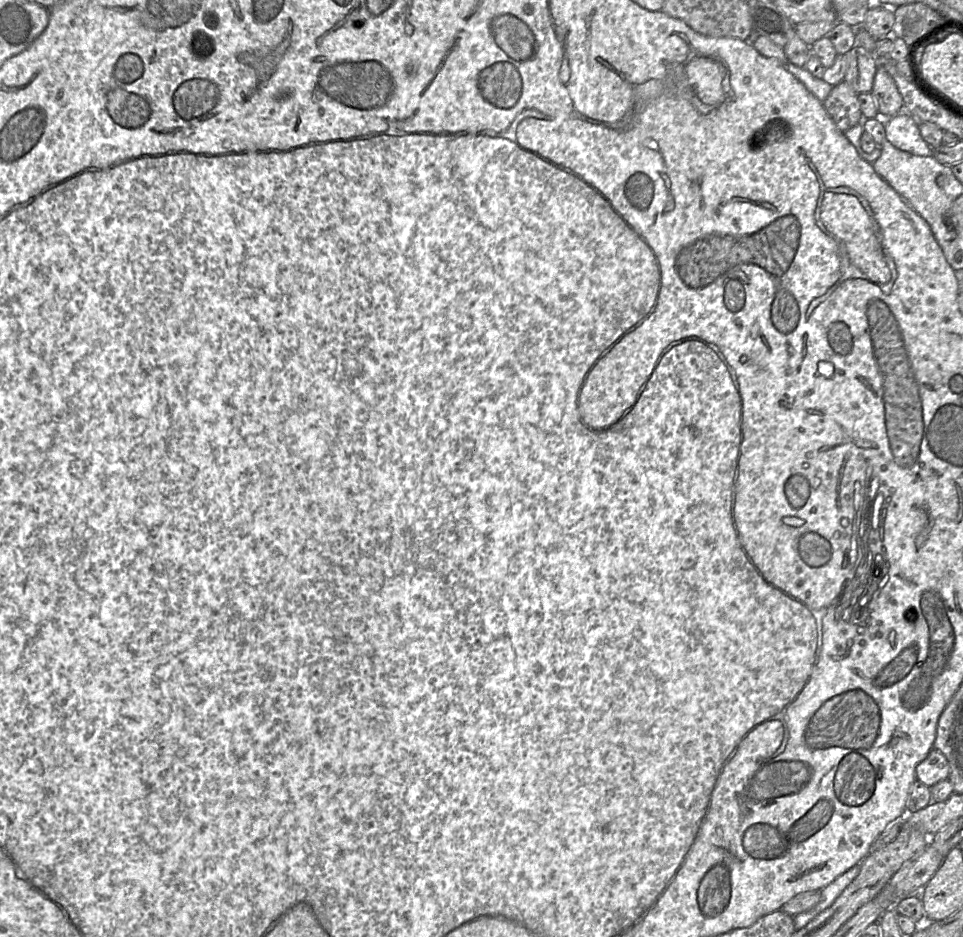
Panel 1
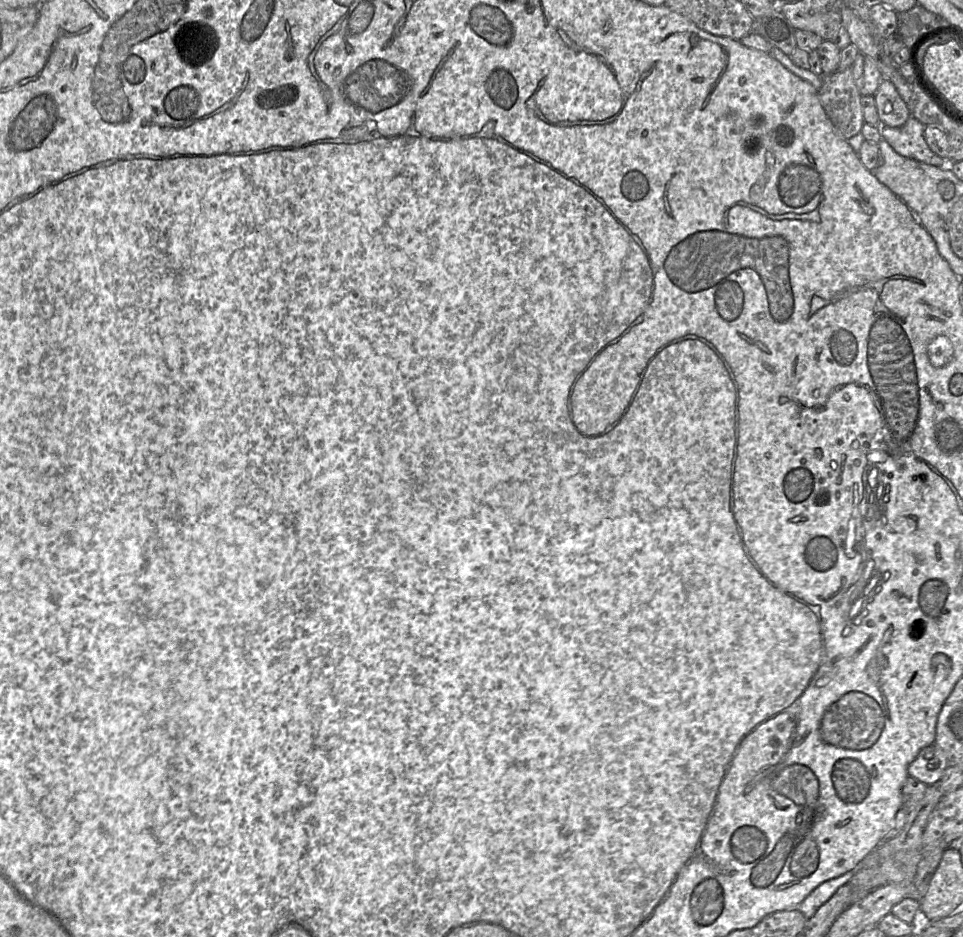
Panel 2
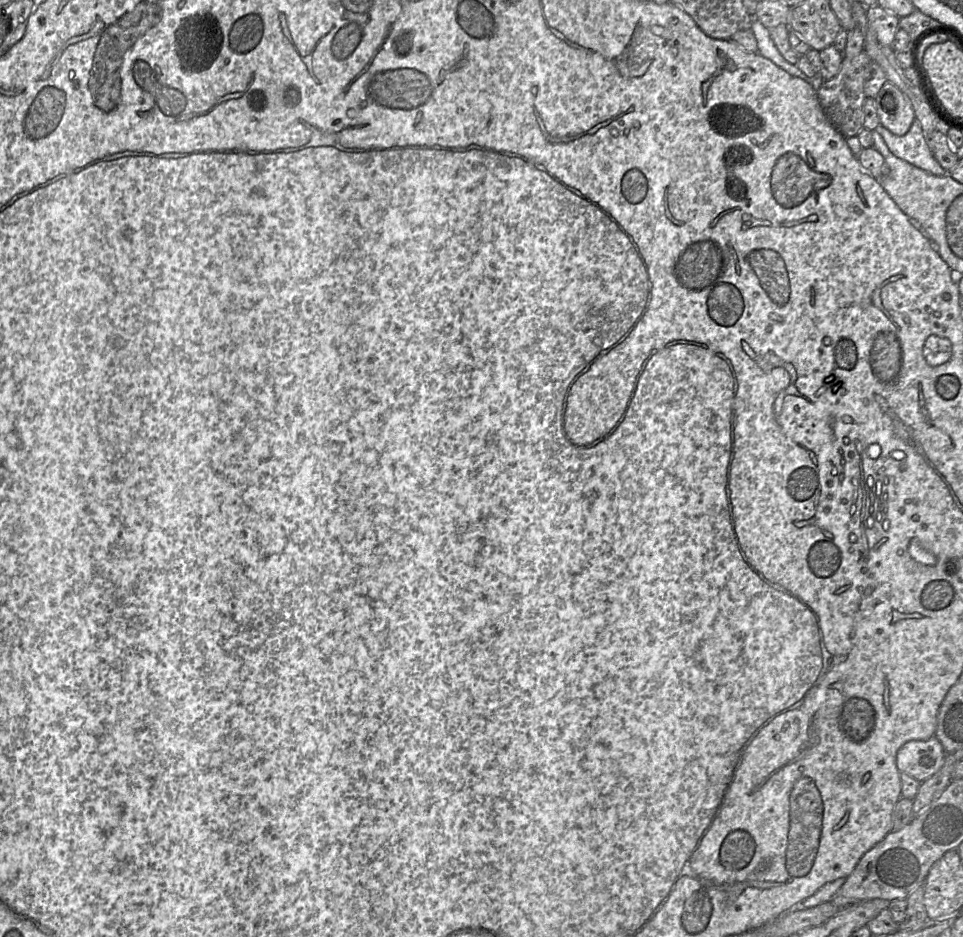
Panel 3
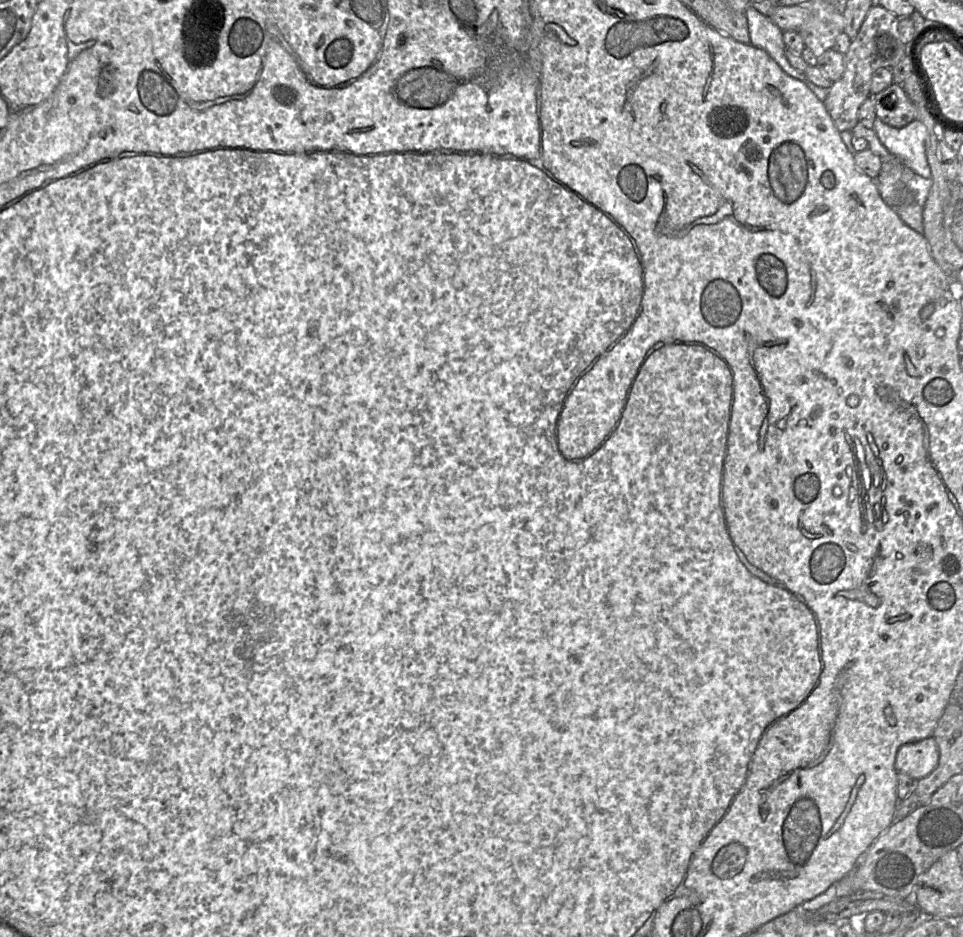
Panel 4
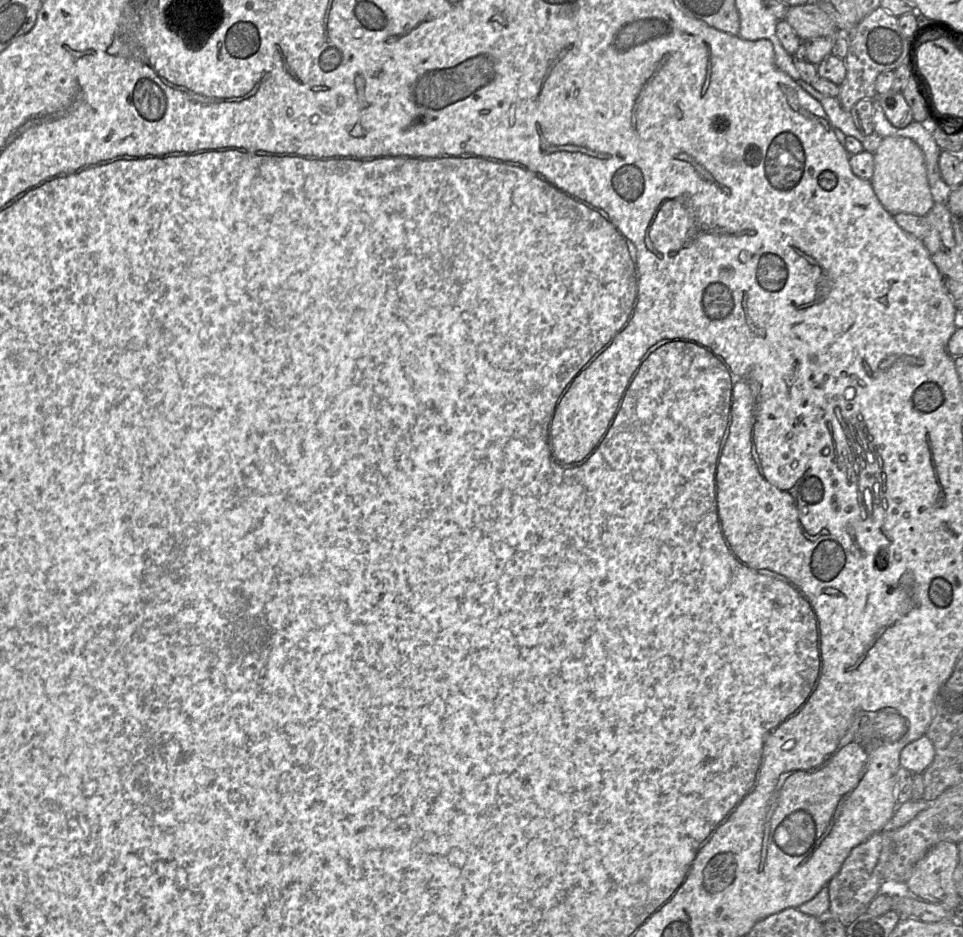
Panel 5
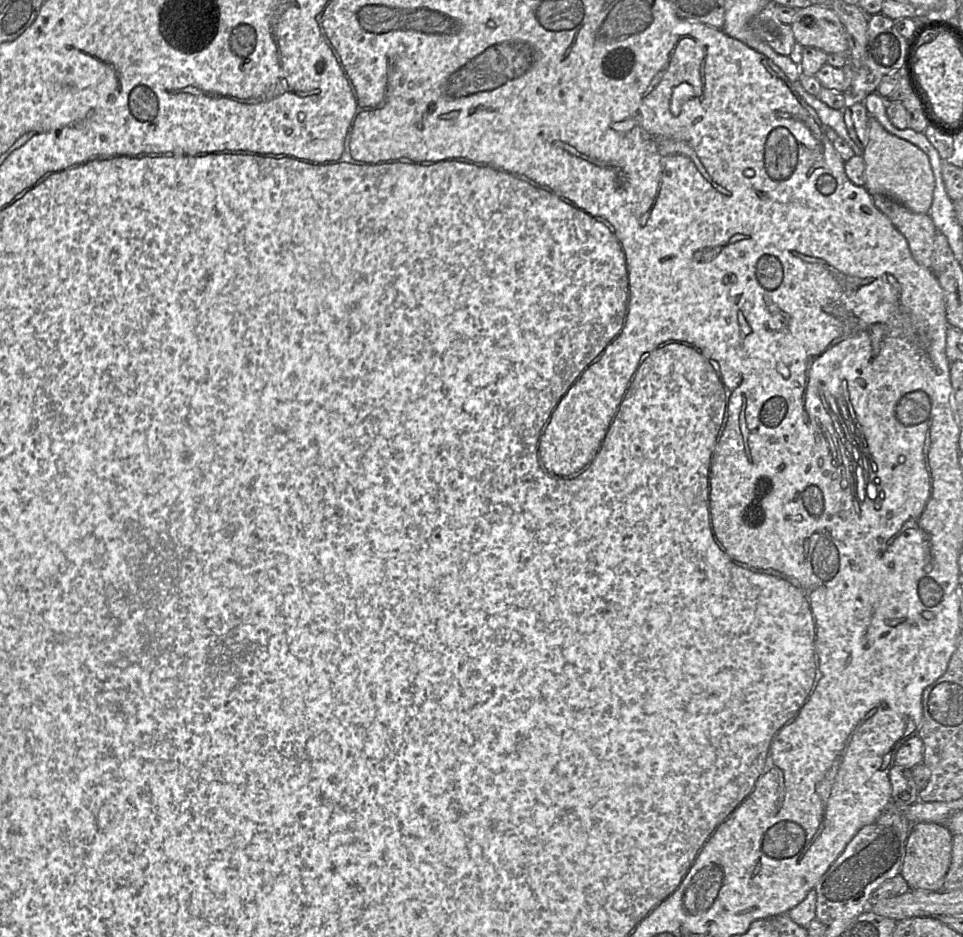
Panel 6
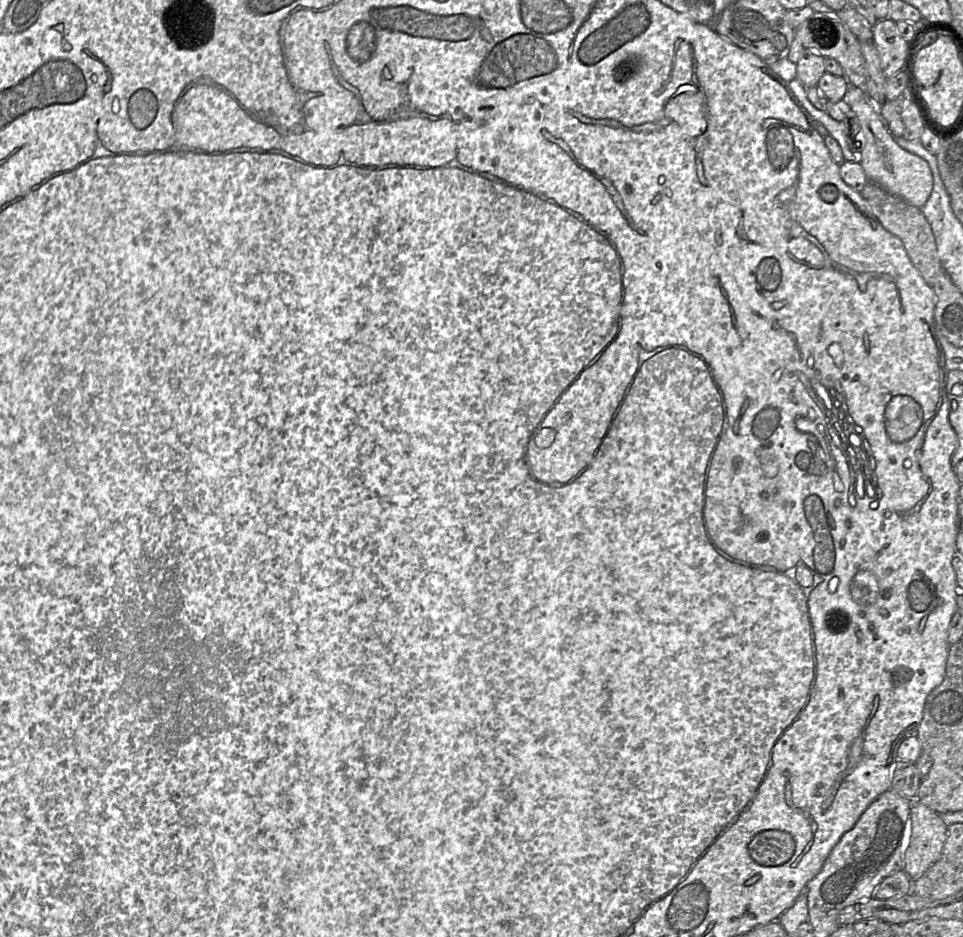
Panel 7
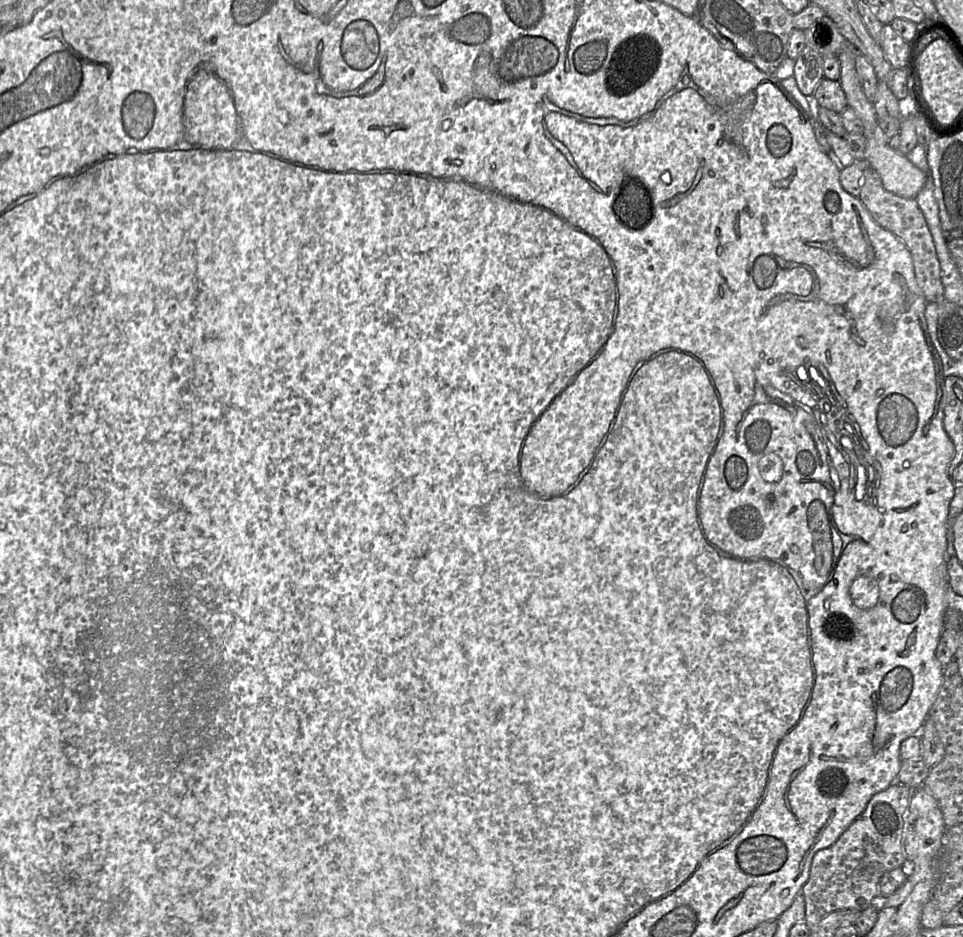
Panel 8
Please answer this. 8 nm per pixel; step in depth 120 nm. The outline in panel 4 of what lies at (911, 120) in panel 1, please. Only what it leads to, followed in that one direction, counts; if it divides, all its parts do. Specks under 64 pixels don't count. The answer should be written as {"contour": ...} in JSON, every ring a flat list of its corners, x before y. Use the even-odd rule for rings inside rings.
{"contour":[[876,117,874,131,887,150,927,181,931,169,926,156,926,127,914,119,902,128,894,128]]}

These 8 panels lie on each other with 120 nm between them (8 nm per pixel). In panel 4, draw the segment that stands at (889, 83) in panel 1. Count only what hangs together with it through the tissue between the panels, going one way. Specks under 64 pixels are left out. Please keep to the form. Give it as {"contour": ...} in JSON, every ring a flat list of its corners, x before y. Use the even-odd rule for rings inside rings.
{"contour":[[892,83,874,96,876,116,894,128,902,128,916,119,915,105,902,85]]}

